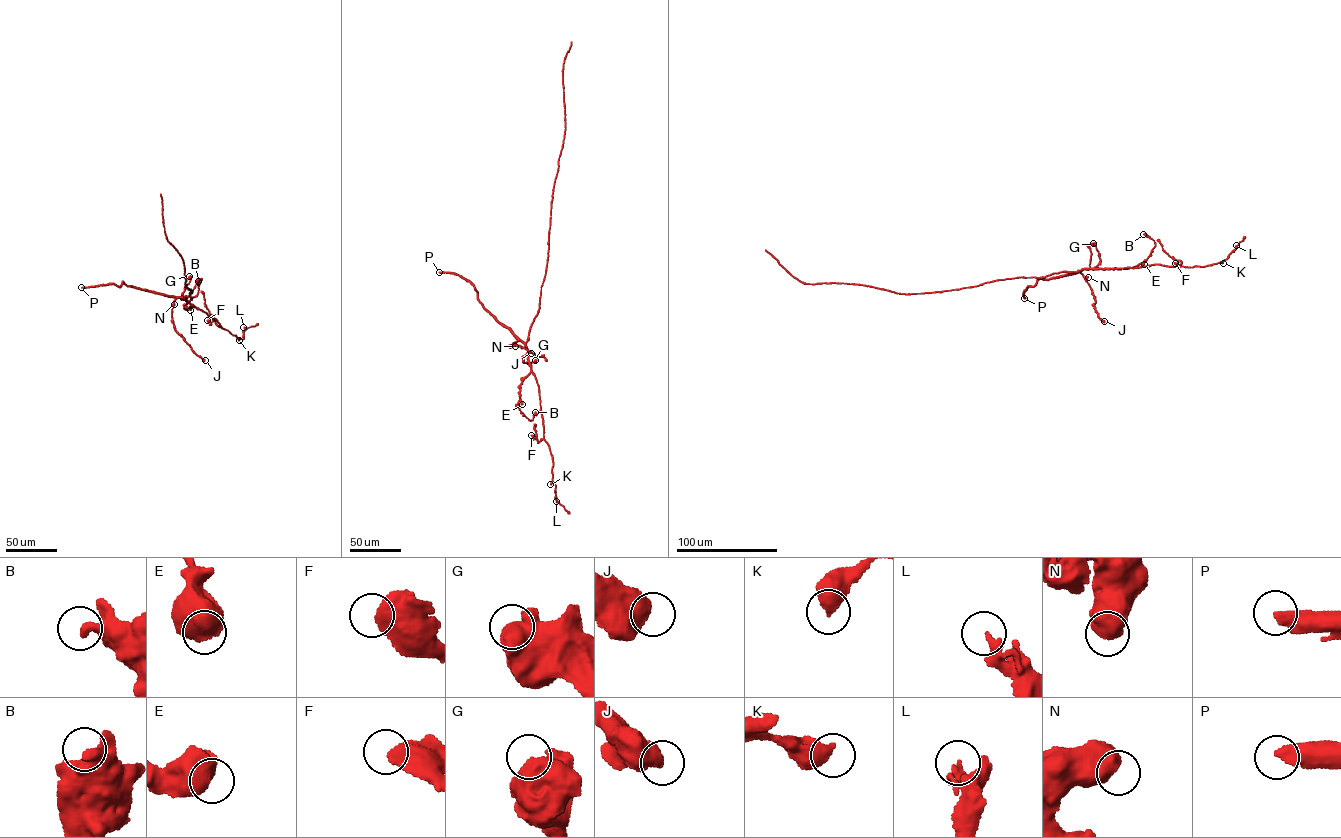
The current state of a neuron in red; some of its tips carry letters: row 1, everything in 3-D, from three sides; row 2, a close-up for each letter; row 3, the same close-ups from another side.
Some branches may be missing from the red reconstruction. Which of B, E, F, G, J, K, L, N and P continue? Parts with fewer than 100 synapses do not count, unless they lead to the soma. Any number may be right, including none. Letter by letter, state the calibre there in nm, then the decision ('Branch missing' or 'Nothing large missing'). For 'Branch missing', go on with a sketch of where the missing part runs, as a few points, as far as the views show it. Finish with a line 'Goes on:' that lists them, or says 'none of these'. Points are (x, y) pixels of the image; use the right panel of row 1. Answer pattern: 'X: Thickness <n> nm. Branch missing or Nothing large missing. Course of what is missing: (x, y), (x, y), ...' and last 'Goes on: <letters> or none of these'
B: Thickness 320 nm. Nothing large missing
E: Thickness 750 nm. Nothing large missing
F: Thickness 600 nm. Nothing large missing
G: Thickness 500 nm. Nothing large missing
J: Thickness 750 nm. Nothing large missing
K: Thickness 600 nm. Nothing large missing
L: Thickness 240 nm. Nothing large missing
N: Thickness 700 nm. Nothing large missing
P: Thickness 550 nm. Nothing large missing
Goes on: none of these

